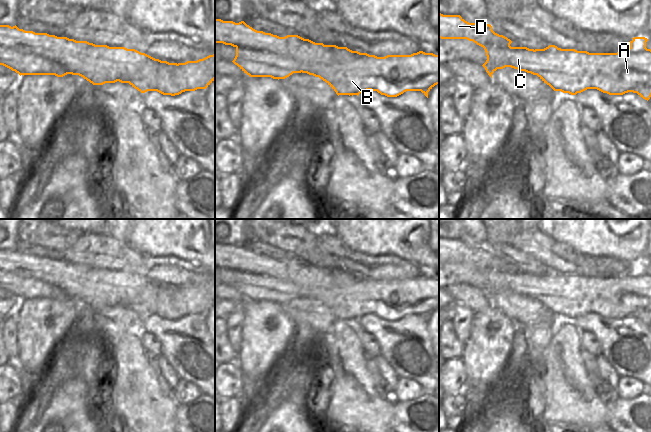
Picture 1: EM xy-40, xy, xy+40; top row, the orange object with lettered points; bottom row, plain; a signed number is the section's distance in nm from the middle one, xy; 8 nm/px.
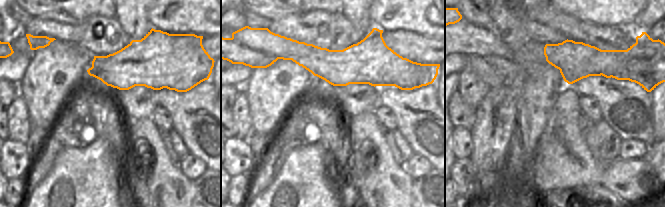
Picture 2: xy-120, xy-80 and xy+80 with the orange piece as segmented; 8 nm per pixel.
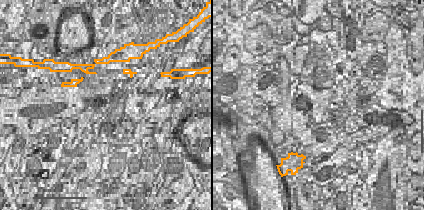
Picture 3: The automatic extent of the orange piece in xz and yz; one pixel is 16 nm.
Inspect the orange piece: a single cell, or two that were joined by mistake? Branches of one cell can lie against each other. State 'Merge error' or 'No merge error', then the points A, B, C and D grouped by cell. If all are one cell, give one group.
Merge error. Groups: A / B C D.

